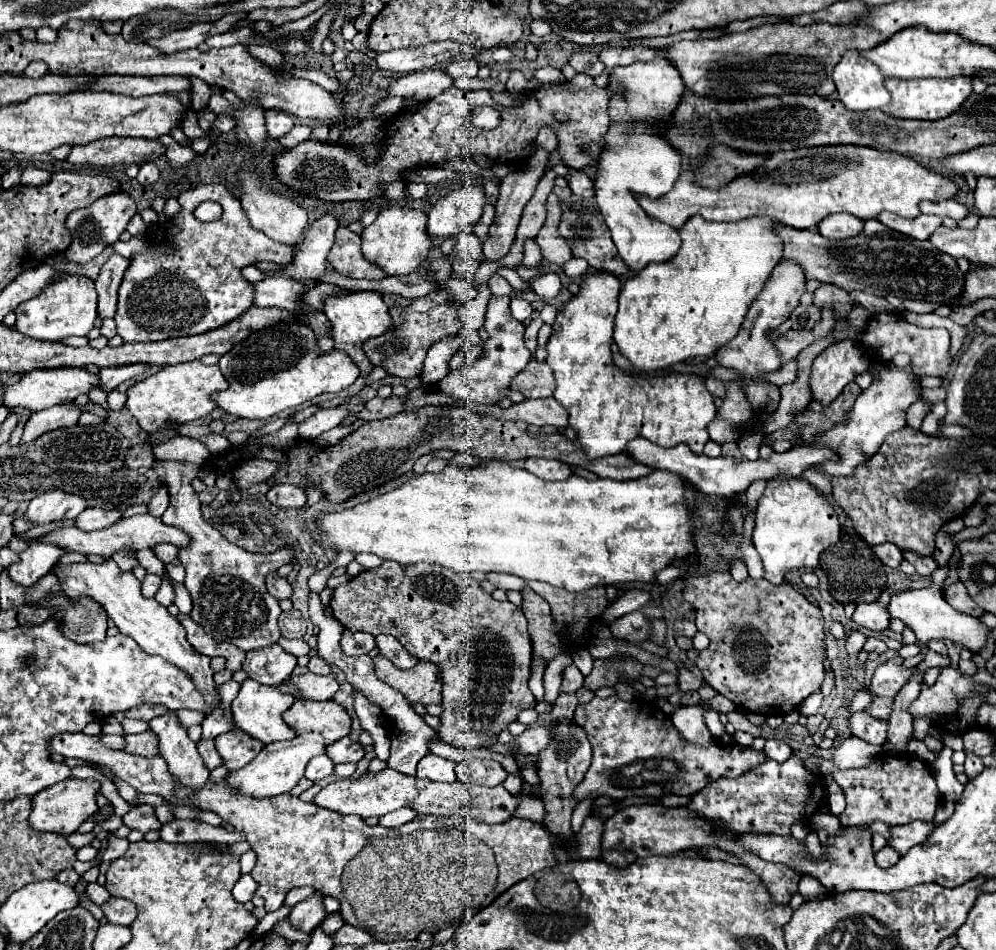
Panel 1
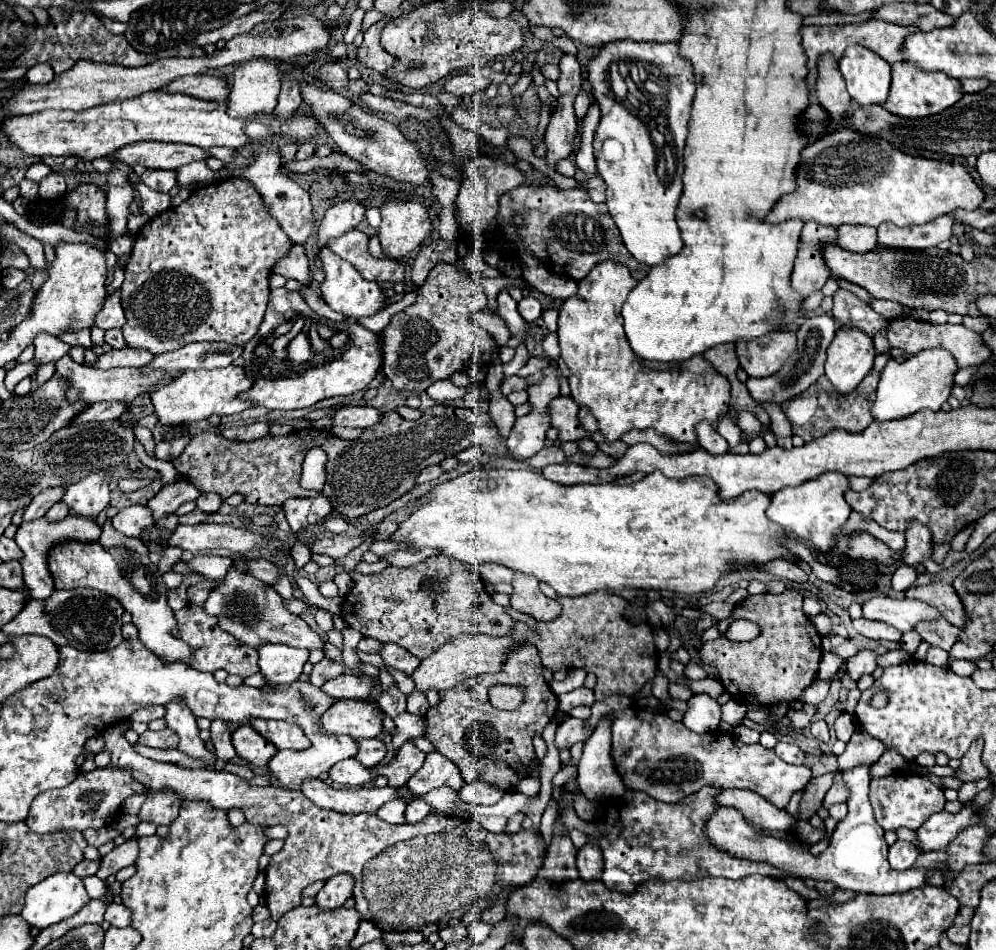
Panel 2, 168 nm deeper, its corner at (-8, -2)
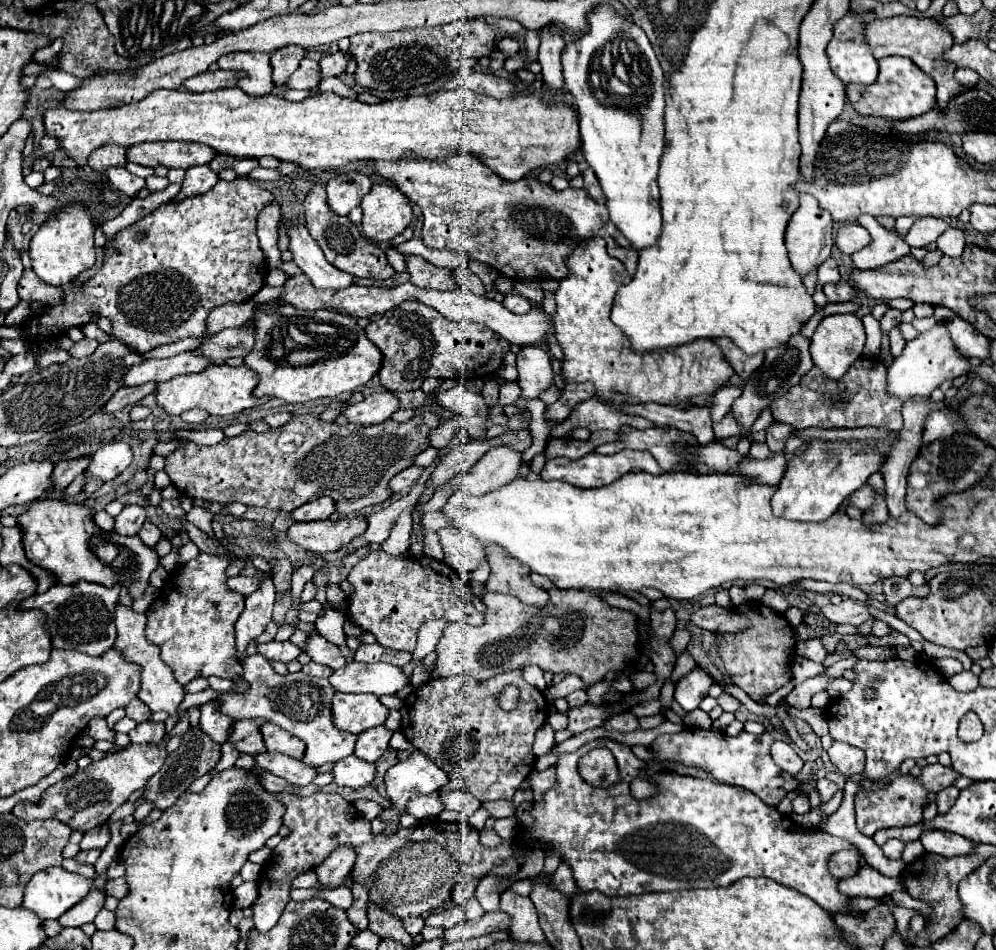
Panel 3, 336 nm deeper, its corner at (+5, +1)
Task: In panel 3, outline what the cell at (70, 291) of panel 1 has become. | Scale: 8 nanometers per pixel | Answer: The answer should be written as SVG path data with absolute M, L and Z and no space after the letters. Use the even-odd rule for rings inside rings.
M78 202L74 206L62 208L54 220L40 226L30 242L30 258L32 270L36 276L50 286L66 286L80 272L88 270L96 262L96 246L94 246L94 222L86 208Z

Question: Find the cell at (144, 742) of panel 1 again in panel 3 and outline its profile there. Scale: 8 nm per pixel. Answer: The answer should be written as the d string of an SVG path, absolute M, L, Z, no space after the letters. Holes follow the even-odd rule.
M142 722L128 736L132 744L160 742L164 738L164 722Z

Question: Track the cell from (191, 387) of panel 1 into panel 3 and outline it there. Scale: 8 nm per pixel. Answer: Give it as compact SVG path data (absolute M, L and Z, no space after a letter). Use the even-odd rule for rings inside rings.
M220 364L220 366L204 368L204 372L184 374L184 376L176 376L168 382L160 382L156 386L156 404L172 416L180 416L182 412L192 410L192 408L202 408L214 416L238 414L246 408L254 408L260 404L252 396L252 390L256 384L258 384L258 376L250 368L246 368L246 366L232 368L228 364Z

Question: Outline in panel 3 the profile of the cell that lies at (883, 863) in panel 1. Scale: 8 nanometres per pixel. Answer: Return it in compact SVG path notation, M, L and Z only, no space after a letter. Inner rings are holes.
M888 840L884 846L882 846L886 858L890 860L900 860L902 856L902 850L904 850L904 842L902 840Z

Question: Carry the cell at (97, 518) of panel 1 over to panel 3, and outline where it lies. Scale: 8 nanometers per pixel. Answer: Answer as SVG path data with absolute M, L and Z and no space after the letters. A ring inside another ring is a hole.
M126 504L124 510L114 516L114 532L120 536L134 536L146 520L146 510L138 504Z

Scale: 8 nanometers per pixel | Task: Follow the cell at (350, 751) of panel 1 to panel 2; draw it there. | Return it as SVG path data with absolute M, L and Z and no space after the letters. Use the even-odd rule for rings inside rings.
M373 737L373 739L359 739L359 753L357 753L357 761L369 769L377 767L385 755L387 755L387 747L381 739Z

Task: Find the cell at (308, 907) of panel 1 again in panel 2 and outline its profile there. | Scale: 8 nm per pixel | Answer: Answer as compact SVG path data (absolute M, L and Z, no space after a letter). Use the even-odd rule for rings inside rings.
M339 873L325 883L325 887L317 893L317 907L335 909L341 907L353 895L353 877L349 873Z

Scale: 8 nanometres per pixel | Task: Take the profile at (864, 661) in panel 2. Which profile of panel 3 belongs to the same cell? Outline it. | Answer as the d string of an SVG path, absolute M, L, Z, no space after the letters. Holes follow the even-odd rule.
M820 674L820 676L808 678L808 680L802 682L802 684L796 684L796 688L792 690L792 706L794 706L794 708L808 708L808 706L810 706L810 698L812 698L816 692L826 690L826 686L832 684L832 682L834 682L834 678L828 678L828 676Z

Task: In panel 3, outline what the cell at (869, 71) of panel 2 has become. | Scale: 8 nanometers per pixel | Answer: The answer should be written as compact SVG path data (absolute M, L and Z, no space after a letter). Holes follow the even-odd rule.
M846 14L834 28L834 36L826 48L826 54L830 58L832 72L844 84L868 86L878 78L878 62L860 34L860 26L870 20L874 20L872 14L864 18L854 18L852 14Z

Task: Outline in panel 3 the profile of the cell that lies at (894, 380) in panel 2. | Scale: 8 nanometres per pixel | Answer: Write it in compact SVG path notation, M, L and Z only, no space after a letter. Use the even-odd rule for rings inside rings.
M936 324L934 328L926 330L924 334L916 336L912 342L908 342L898 358L888 366L886 376L886 394L892 398L900 398L900 402L908 402L918 398L930 398L932 390L936 390L942 382L954 380L956 376L968 374L970 366L968 360L956 350L952 344L948 332L942 324Z

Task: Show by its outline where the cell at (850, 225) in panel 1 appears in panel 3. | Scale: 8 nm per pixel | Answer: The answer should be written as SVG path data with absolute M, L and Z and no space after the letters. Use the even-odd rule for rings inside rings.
M842 224L836 232L836 246L842 254L854 254L870 244L870 234L860 224Z

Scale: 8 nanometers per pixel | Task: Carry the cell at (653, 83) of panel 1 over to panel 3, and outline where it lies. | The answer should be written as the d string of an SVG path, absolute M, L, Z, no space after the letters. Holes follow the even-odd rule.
M598 6L588 14L588 32L580 36L578 40L566 44L562 52L562 70L564 70L564 82L566 90L574 96L574 102L578 106L578 122L580 122L580 144L582 154L588 162L588 166L594 170L596 178L600 180L602 192L606 196L606 208L610 214L612 224L626 236L626 240L632 244L634 250L648 248L658 242L662 234L662 216L660 216L660 192L658 192L658 166L660 158L666 146L664 140L664 92L666 92L666 80L664 72L660 68L660 62L654 54L654 48L648 40L648 36L632 22L624 20L618 12L612 12L610 6ZM606 52L616 52L624 58L624 64L630 74L630 86L632 94L630 98L624 98L624 102L600 102L590 86L590 68L594 62L604 64Z

